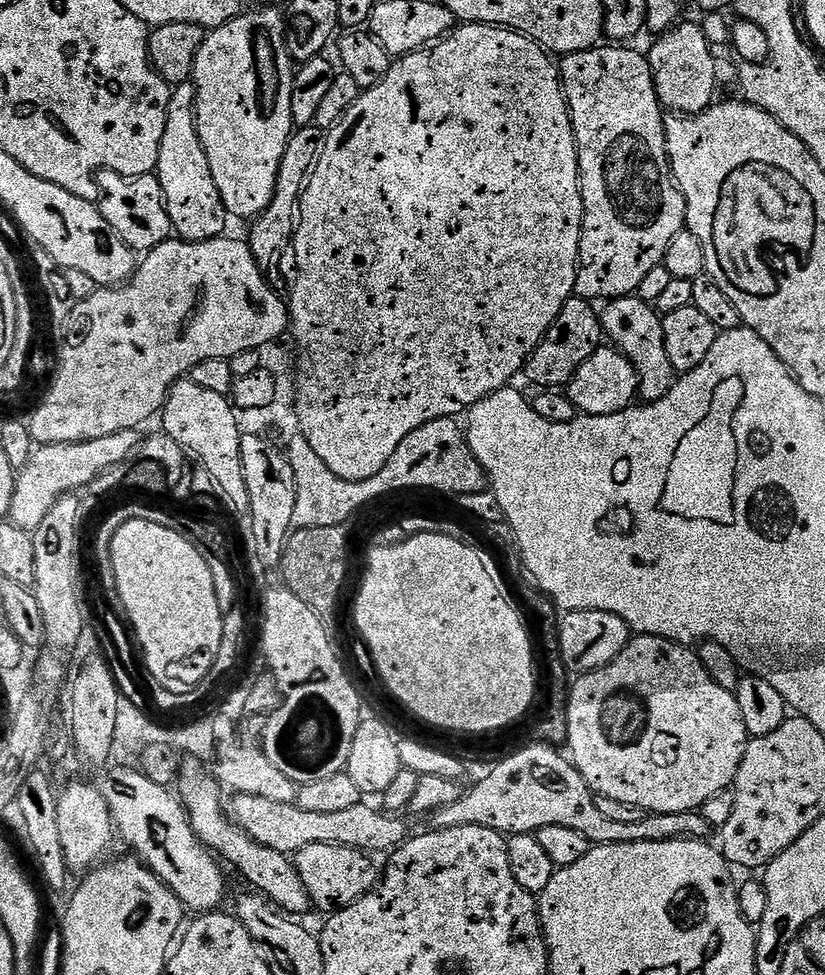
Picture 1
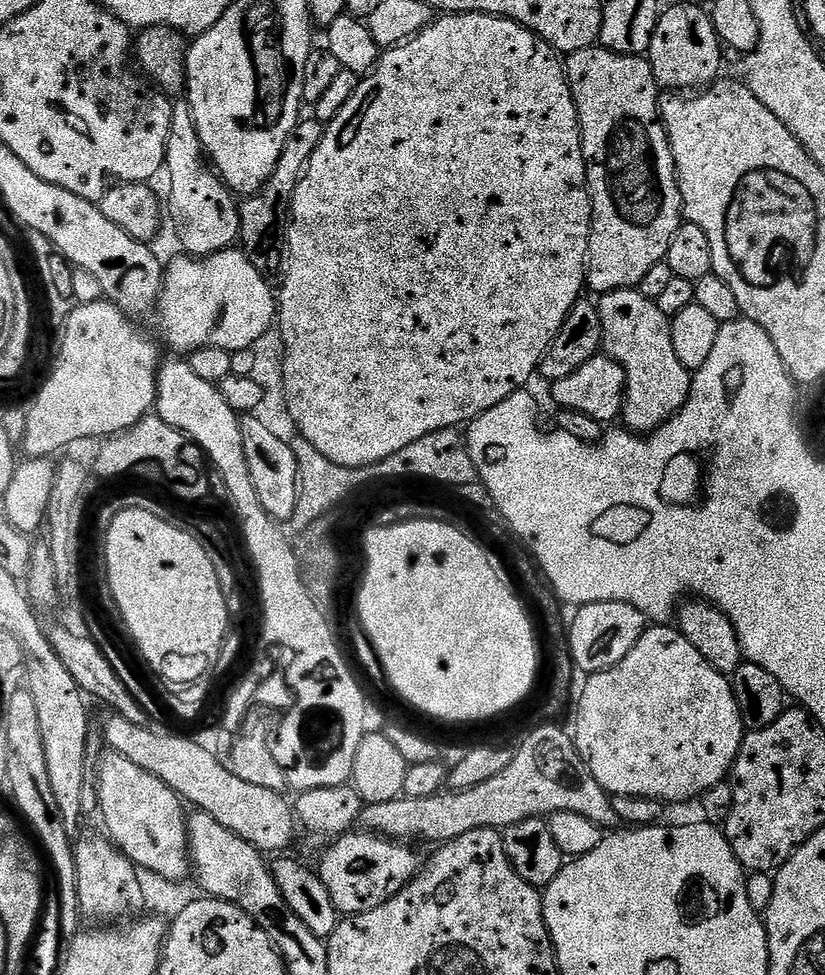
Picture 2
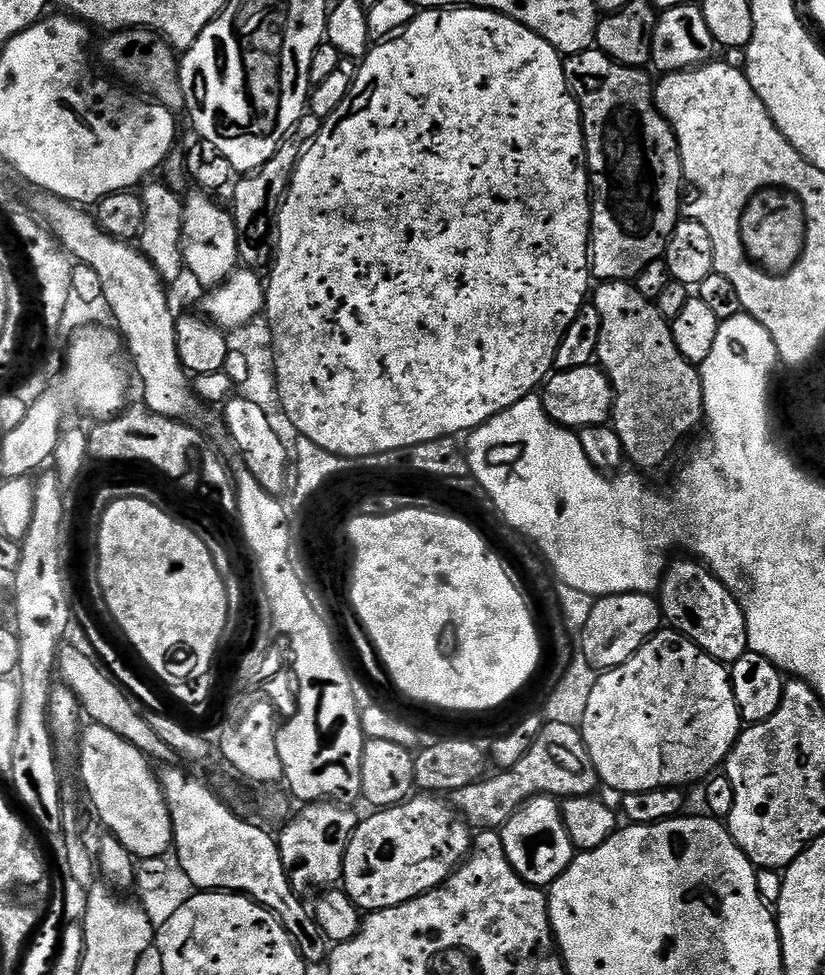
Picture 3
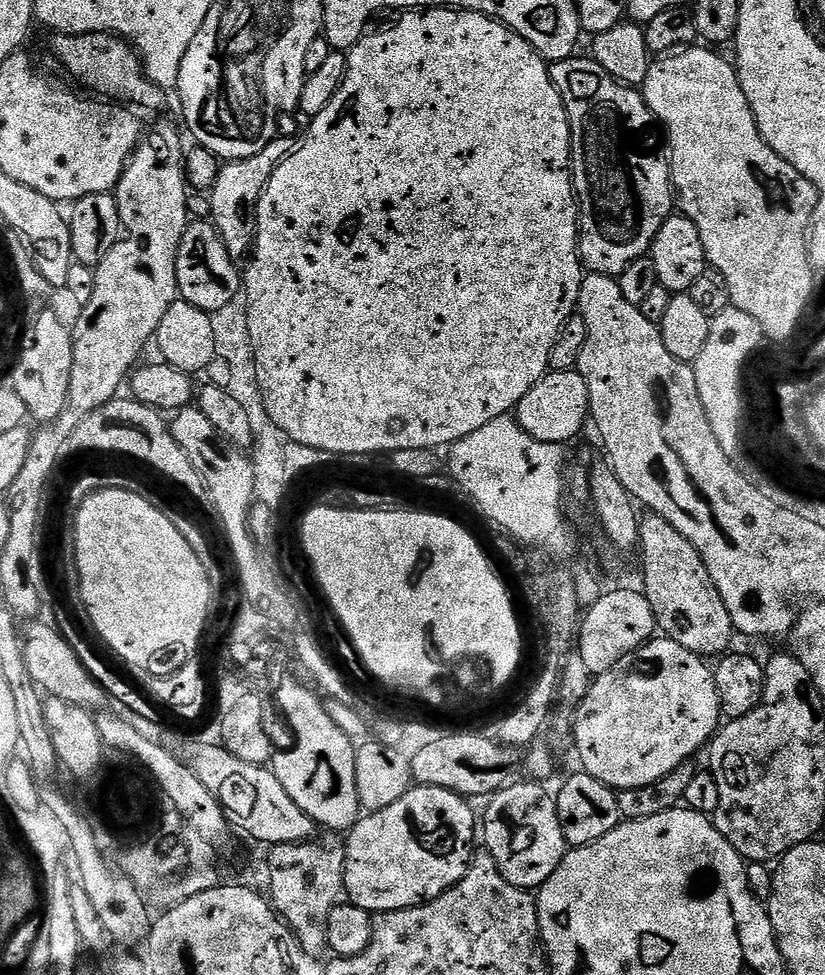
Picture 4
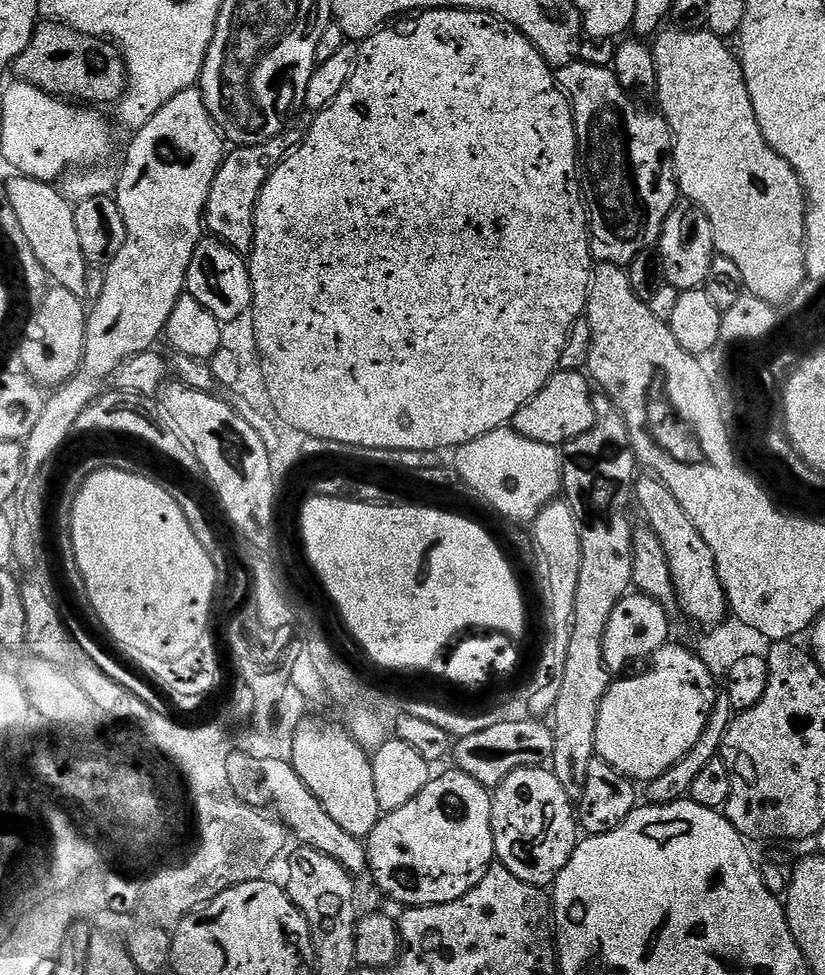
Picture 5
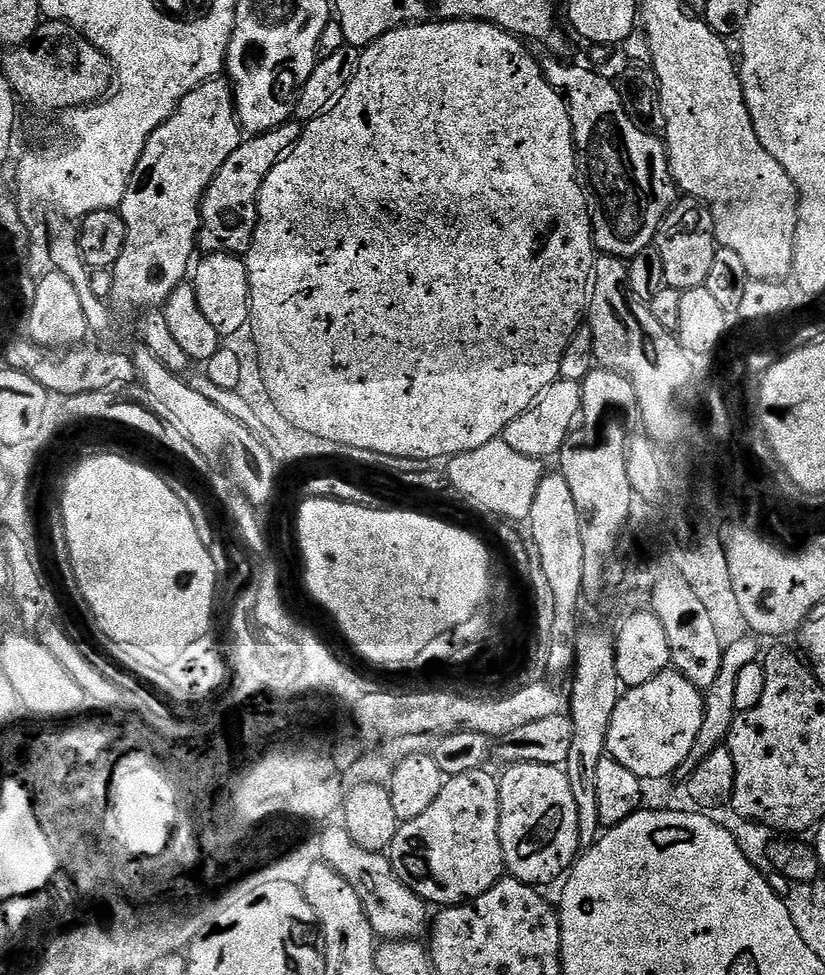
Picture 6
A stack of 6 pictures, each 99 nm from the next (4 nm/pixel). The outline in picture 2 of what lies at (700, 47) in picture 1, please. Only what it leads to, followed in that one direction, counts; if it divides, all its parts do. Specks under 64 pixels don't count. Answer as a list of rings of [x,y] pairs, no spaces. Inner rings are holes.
[[[676,4],[661,11],[658,26],[654,26],[654,38],[650,38],[646,59],[661,89],[703,90],[717,83],[721,75],[720,52],[722,45],[709,9],[699,8],[696,4]]]

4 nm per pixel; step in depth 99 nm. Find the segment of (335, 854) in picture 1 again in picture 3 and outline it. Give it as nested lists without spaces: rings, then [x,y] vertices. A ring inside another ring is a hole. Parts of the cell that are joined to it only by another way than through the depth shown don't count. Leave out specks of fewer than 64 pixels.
[[[416,794],[393,808],[373,811],[359,821],[344,851],[342,861],[342,890],[361,913],[386,910],[402,902],[410,902],[444,883],[464,863],[474,839],[469,825],[460,818],[451,803],[432,794]]]

